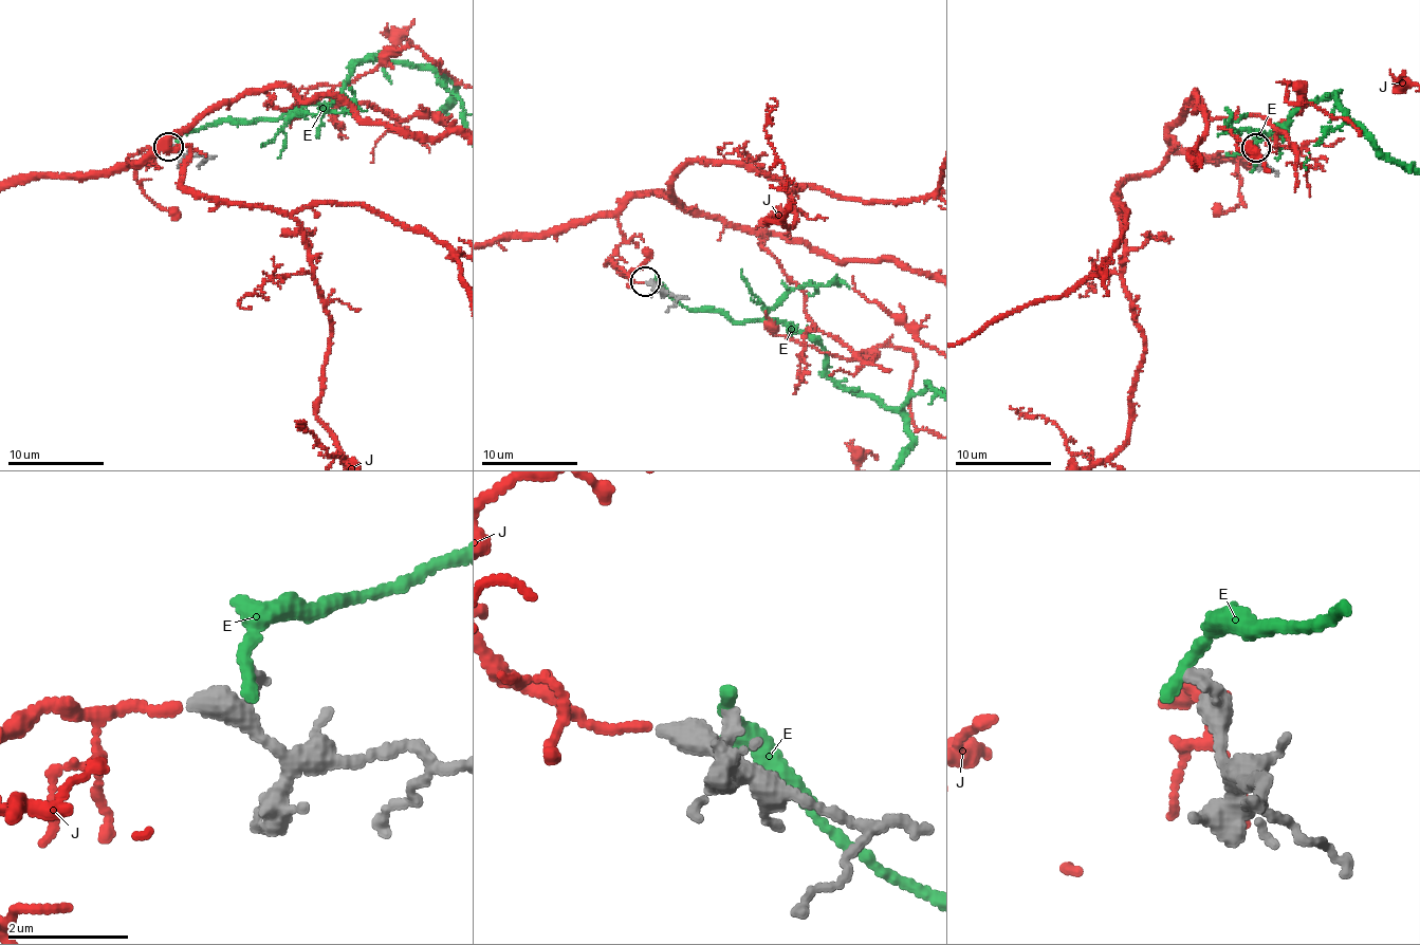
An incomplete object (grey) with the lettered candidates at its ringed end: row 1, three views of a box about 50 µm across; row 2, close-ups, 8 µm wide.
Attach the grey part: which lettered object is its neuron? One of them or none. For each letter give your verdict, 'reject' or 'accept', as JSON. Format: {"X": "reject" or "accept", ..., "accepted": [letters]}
{"E": "reject", "J": "accept", "accepted": ["J"]}

